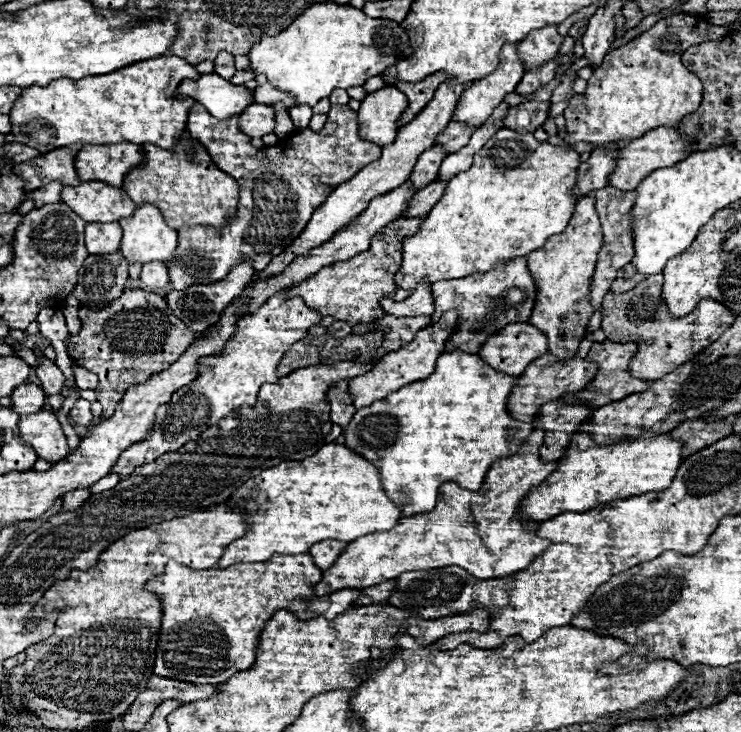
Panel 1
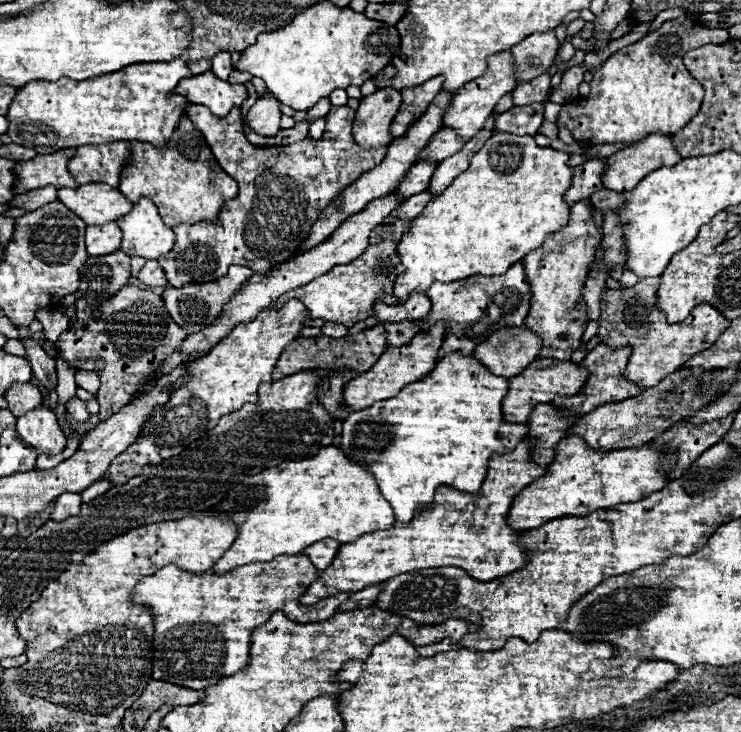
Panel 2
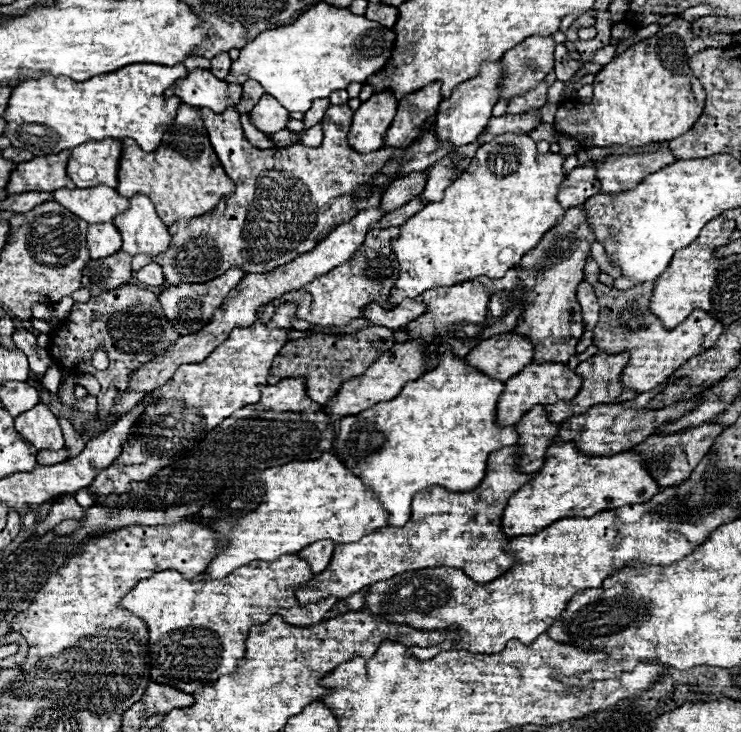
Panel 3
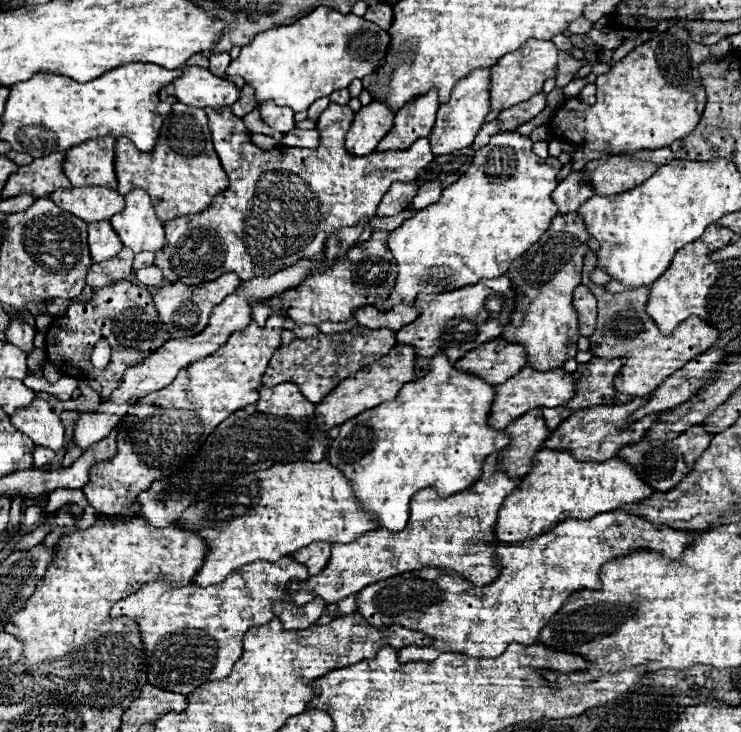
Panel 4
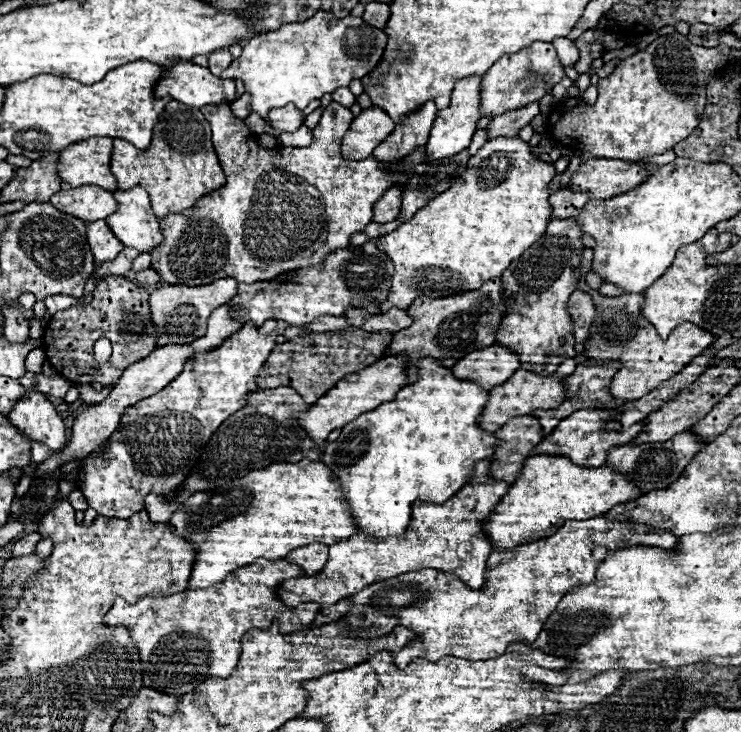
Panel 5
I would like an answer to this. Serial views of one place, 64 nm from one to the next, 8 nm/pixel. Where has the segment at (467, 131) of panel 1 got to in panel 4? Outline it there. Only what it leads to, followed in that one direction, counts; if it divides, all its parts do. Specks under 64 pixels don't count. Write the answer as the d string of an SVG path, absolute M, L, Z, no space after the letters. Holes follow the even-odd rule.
M330 102L318 118L318 148L276 146L274 150L260 150L256 144L250 144L250 134L243 121L232 114L230 106L220 110L206 107L204 112L208 116L214 148L230 184L206 210L162 222L166 244L154 254L154 266L158 266L172 284L182 282L194 286L212 282L226 272L236 272L238 278L246 282L256 276L272 276L302 258L318 260L326 242L340 228L352 228L374 216L392 182L414 180L418 170L434 158L428 138L414 142L406 152L350 156L344 150L344 136L352 124L354 112L348 105L334 102Z

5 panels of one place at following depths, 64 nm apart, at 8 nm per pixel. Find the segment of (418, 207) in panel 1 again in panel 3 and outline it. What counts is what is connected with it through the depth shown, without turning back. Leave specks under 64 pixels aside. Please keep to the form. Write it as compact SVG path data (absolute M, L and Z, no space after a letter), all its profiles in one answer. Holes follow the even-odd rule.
M414 198L412 204L404 206L404 208L398 208L386 216L382 216L382 220L378 220L378 224L370 226L369 230L372 230L378 226L378 228L390 228L390 226L402 226L408 218L412 218L416 212L422 210L424 204L418 204L418 198Z

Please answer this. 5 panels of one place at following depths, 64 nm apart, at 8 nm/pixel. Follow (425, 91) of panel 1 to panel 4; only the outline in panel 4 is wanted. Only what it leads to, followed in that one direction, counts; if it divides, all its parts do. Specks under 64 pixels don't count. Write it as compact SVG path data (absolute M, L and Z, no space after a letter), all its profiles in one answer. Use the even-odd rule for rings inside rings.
M430 90L426 96L420 96L412 100L406 108L402 108L396 114L394 128L388 132L388 136L382 138L378 144L378 152L388 152L388 150L408 150L416 140L428 138L436 110L438 110L438 94L436 90Z

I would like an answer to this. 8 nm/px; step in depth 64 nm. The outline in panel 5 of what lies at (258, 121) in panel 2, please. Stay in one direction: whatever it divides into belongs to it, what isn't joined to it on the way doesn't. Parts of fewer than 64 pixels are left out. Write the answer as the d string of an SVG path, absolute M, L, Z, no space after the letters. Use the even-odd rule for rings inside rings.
M288 104L286 108L274 108L270 112L270 124L272 128L278 128L282 132L296 132L304 122L302 110L296 108L294 104Z

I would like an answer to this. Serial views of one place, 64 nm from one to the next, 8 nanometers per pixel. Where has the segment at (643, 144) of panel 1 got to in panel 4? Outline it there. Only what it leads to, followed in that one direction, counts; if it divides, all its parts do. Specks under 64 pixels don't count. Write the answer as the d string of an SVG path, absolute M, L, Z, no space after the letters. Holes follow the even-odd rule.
M602 156L588 162L582 168L582 174L586 184L590 184L598 196L610 196L636 188L656 170L658 166L654 162L630 160L622 156Z

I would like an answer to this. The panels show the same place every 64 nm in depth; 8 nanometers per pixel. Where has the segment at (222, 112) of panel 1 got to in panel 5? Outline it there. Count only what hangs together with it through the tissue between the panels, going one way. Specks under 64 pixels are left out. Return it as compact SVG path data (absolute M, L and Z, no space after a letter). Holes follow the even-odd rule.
M178 60L174 66L164 68L164 72L166 76L154 84L154 96L158 98L172 96L192 108L236 100L234 80L222 80L208 72L208 68Z

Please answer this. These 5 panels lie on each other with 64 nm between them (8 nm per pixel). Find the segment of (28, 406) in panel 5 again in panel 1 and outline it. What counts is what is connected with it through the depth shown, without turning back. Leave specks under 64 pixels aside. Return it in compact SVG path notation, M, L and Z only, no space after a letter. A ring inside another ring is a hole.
M40 410L20 416L18 430L20 436L38 452L38 456L54 464L68 456L68 442L54 412Z

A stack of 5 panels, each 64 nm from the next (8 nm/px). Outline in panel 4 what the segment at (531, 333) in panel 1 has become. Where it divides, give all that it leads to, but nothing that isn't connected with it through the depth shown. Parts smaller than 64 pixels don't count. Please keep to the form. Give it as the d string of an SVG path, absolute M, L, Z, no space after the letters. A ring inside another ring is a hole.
M502 338L492 340L490 344L482 344L482 348L474 348L468 352L458 364L458 370L482 378L486 384L498 386L504 384L508 378L520 372L526 364L524 348L516 344L506 344Z

